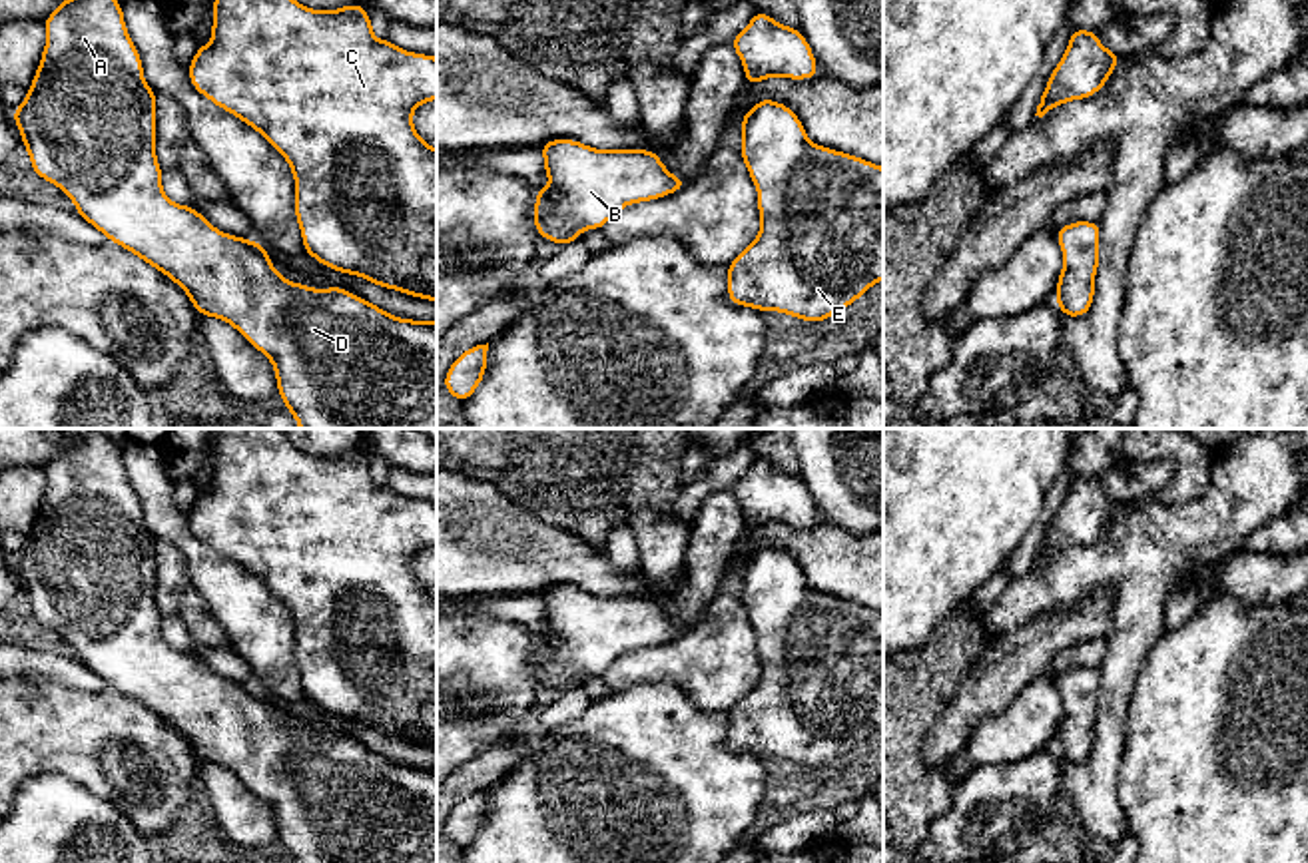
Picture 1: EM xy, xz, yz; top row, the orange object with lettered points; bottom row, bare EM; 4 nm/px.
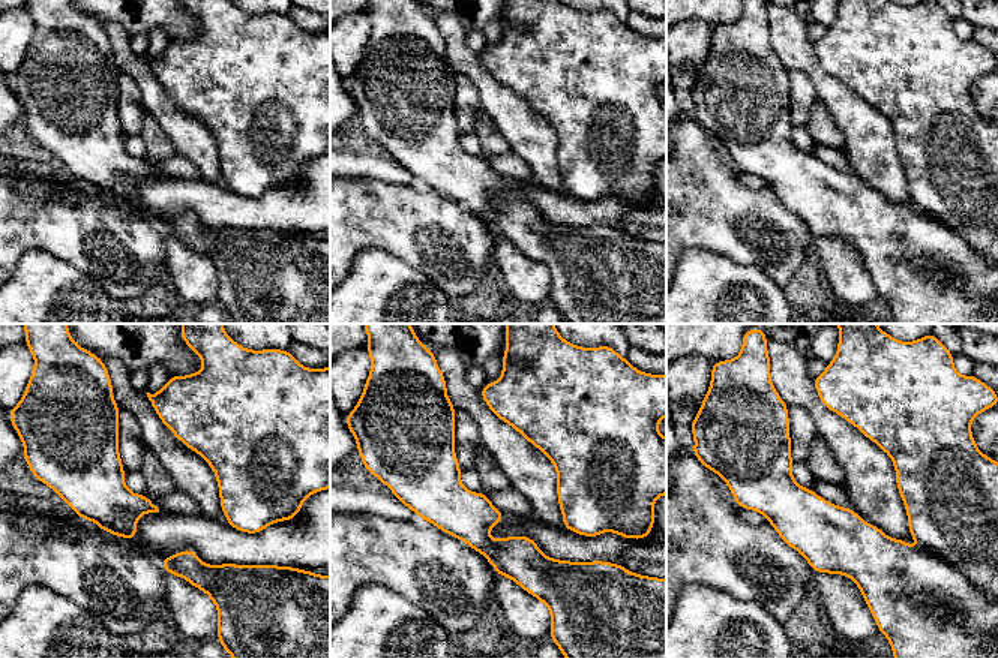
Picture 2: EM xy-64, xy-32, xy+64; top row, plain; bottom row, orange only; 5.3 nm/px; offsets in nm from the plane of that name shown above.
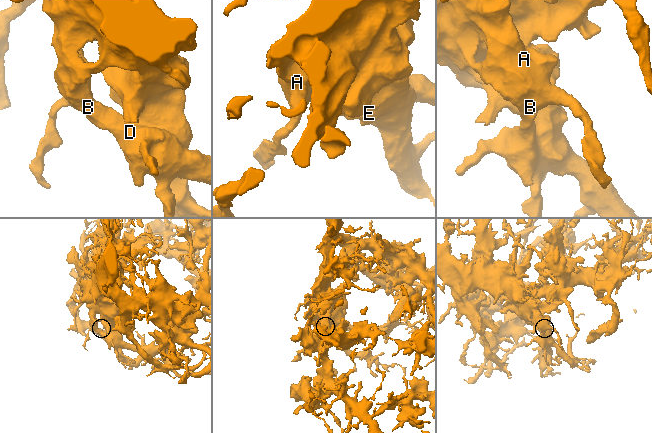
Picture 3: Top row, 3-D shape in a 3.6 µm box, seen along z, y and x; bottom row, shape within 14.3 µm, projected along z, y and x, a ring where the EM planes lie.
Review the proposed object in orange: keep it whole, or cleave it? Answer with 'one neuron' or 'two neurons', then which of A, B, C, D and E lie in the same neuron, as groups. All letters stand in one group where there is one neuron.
one neuron | A B C D E

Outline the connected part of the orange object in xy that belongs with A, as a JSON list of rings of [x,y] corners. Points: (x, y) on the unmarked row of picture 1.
[[[92,429],[82,440],[62,446],[58,454],[44,466],[48,480],[40,512],[30,530],[26,546],[12,558],[12,564],[22,580],[22,592],[28,596],[32,616],[38,624],[58,632],[76,652],[78,662],[82,662],[90,672],[102,678],[112,690],[122,692],[132,698],[164,721],[167,721],[175,731],[179,731],[193,755],[203,763],[217,763],[227,767],[237,775],[259,799],[263,799],[277,825],[277,839],[281,841],[285,855],[293,863],[437,863],[437,767],[413,767],[399,765],[381,753],[353,741],[341,733],[313,735],[303,729],[291,729],[277,719],[269,708],[269,698],[257,690],[237,682],[227,682],[213,674],[199,658],[191,652],[175,652],[162,636],[164,616],[156,604],[156,538],[144,526],[142,504],[128,480],[124,468],[124,454],[100,429]]]

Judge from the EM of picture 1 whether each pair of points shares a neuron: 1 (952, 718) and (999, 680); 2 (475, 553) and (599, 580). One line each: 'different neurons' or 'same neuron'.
1: same neuron
2: same neuron

